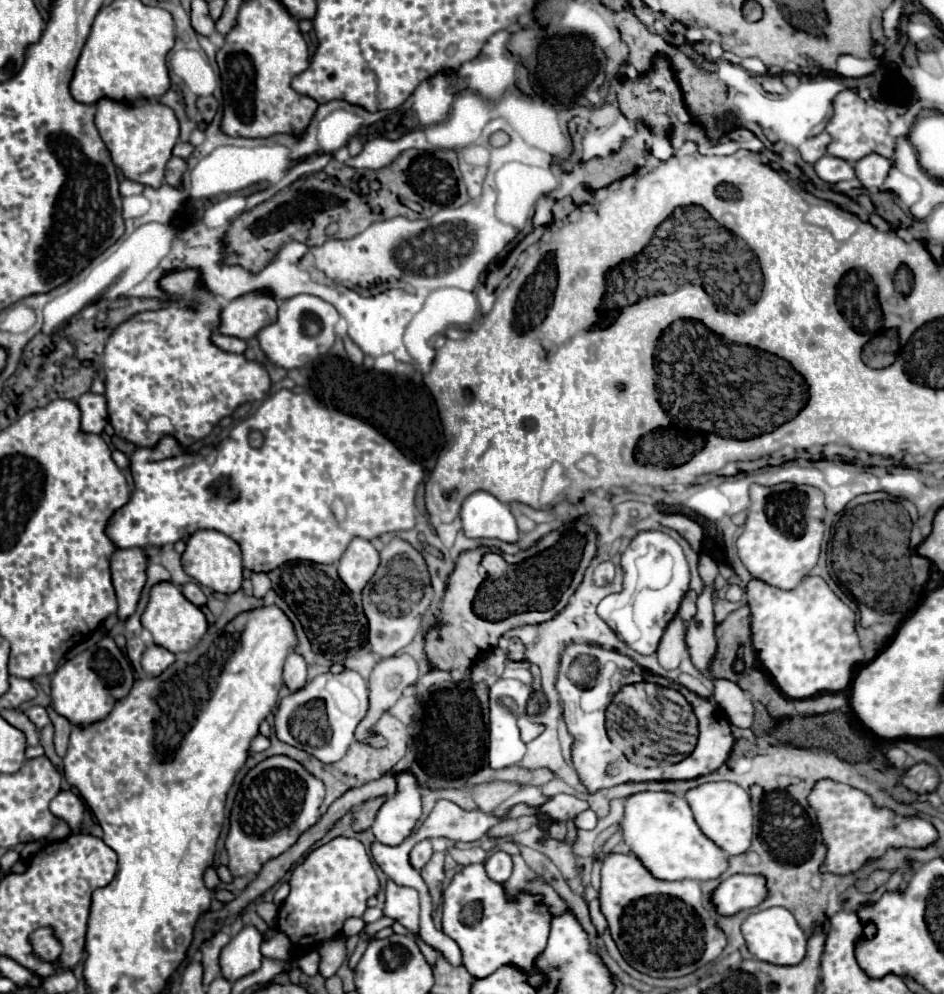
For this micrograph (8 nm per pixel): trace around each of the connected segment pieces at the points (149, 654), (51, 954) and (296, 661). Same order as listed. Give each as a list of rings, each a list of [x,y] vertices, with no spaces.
[[[151,644],[145,648],[143,652],[143,658],[141,658],[141,666],[147,674],[151,676],[157,676],[161,674],[167,666],[171,666],[175,662],[175,654],[157,646],[157,644]]]
[[[39,928],[33,932],[31,936],[31,944],[33,944],[33,950],[45,958],[45,960],[55,960],[61,952],[61,946],[59,942],[53,938],[53,932],[51,928]]]
[[[291,652],[285,660],[283,668],[283,680],[289,686],[289,690],[299,690],[307,682],[307,662],[299,652]]]

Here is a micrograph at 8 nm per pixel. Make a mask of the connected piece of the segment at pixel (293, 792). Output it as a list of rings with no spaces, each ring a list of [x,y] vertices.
[[[271,756],[253,766],[241,780],[229,816],[231,826],[225,848],[229,854],[227,868],[231,876],[239,878],[257,874],[267,860],[277,858],[289,846],[293,846],[297,838],[319,820],[319,806],[323,798],[323,782],[319,782],[319,778],[307,772],[293,758]]]

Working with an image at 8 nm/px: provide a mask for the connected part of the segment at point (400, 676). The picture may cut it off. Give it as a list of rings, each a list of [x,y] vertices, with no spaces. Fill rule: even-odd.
[[[409,654],[385,658],[377,662],[369,678],[369,712],[359,722],[355,738],[359,742],[369,740],[369,728],[399,700],[401,692],[415,684],[419,678],[419,666]]]

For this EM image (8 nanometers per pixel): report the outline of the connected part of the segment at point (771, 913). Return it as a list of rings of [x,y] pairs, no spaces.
[[[767,908],[757,914],[751,914],[743,926],[741,932],[745,936],[749,952],[763,962],[769,964],[781,964],[781,966],[793,966],[799,964],[805,956],[805,946],[807,946],[807,934],[799,928],[797,920],[793,914],[785,908]]]

